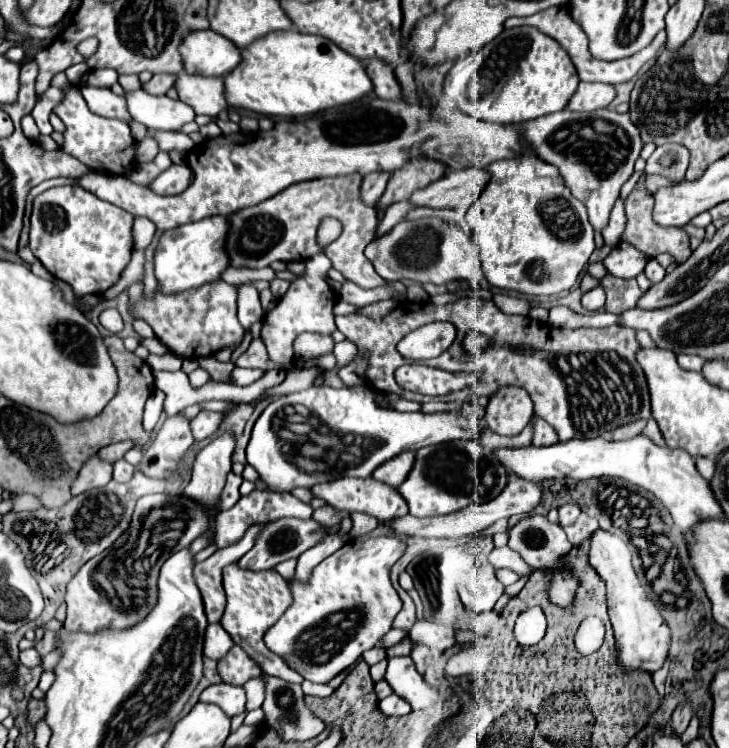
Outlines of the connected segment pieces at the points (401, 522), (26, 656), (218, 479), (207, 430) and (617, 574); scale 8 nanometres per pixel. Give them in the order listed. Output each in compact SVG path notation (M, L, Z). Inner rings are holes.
M510 480L506 484L506 488L502 490L502 494L490 502L484 504L470 504L468 508L462 508L458 512L446 514L446 516L434 516L434 518L416 518L416 516L402 516L398 520L386 522L388 526L392 526L396 530L396 534L406 534L406 536L422 536L422 538L462 538L462 536L474 536L478 532L482 532L484 528L488 528L490 524L494 524L500 518L510 518L512 514L524 514L530 512L534 506L538 506L540 502L540 486L536 486L534 482L528 480Z
M30 648L30 650L22 650L20 652L20 662L24 666L28 666L28 668L34 668L34 666L38 666L42 662L42 658L40 658L40 654L34 648Z
M220 432L194 460L192 480L184 494L200 500L206 506L214 506L224 488L226 474L232 468L232 454L236 450L236 438L230 432Z
M200 412L192 422L190 422L190 428L192 428L192 436L196 442L212 436L222 424L222 416L220 412Z
M596 530L596 534L592 536L592 546L590 546L590 564L606 580L608 614L610 614L610 622L612 622L614 636L618 642L620 666L626 670L632 670L632 668L640 668L646 672L658 670L668 656L670 630L664 618L660 616L658 606L646 596L634 572L630 544L614 536L612 532Z

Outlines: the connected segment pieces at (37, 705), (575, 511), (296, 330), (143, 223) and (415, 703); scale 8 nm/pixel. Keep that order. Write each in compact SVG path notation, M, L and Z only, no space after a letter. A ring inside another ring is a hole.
M30 700L30 704L28 704L28 720L30 720L30 724L36 724L40 718L44 718L44 714L46 714L46 706L44 706L44 700Z
M564 504L558 508L558 518L560 518L560 526L566 528L570 524L574 524L574 520L578 518L580 514L580 508L576 504Z
M316 254L310 260L306 260L306 272L294 280L288 288L288 292L278 300L276 308L264 318L262 326L262 340L266 344L268 356L276 364L290 364L294 360L294 340L302 332L316 332L330 336L336 330L334 324L334 304L336 304L336 294L324 280L326 272L332 270L330 260L326 260L324 254Z
M136 218L132 224L132 236L134 236L134 248L148 248L152 238L156 234L156 226L150 224L146 218Z
M398 656L398 658L388 660L386 682L392 686L392 690L398 696L410 702L414 710L432 702L434 688L430 688L424 682L424 678L418 674L410 656Z

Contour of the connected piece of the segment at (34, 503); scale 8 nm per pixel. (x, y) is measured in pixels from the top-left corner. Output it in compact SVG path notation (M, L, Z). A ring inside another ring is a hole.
M22 494L22 496L14 502L14 512L20 512L20 510L36 510L38 506L42 506L42 502L40 502L36 496Z

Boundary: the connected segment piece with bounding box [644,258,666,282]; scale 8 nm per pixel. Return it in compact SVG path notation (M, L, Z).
M650 258L650 260L648 260L648 264L646 264L646 268L644 268L644 274L648 274L652 282L654 282L654 278L662 280L662 276L666 274L666 268L662 268L654 258Z

